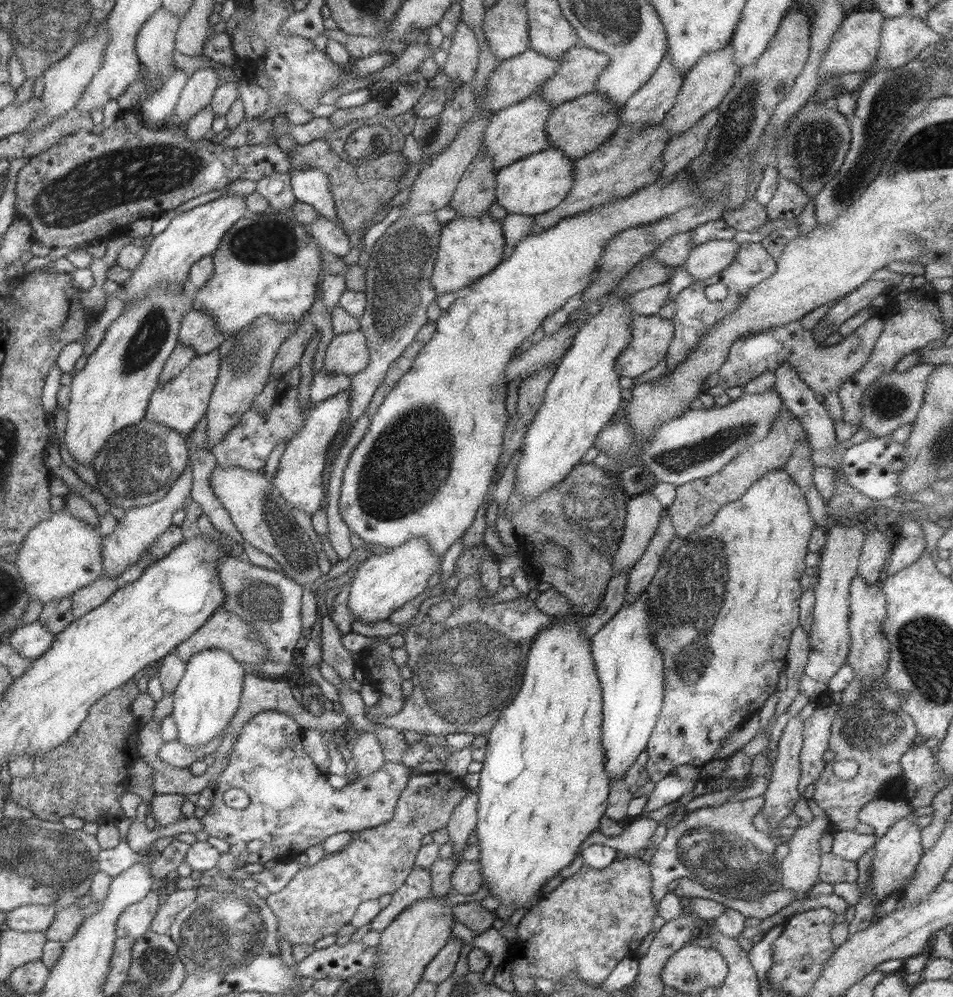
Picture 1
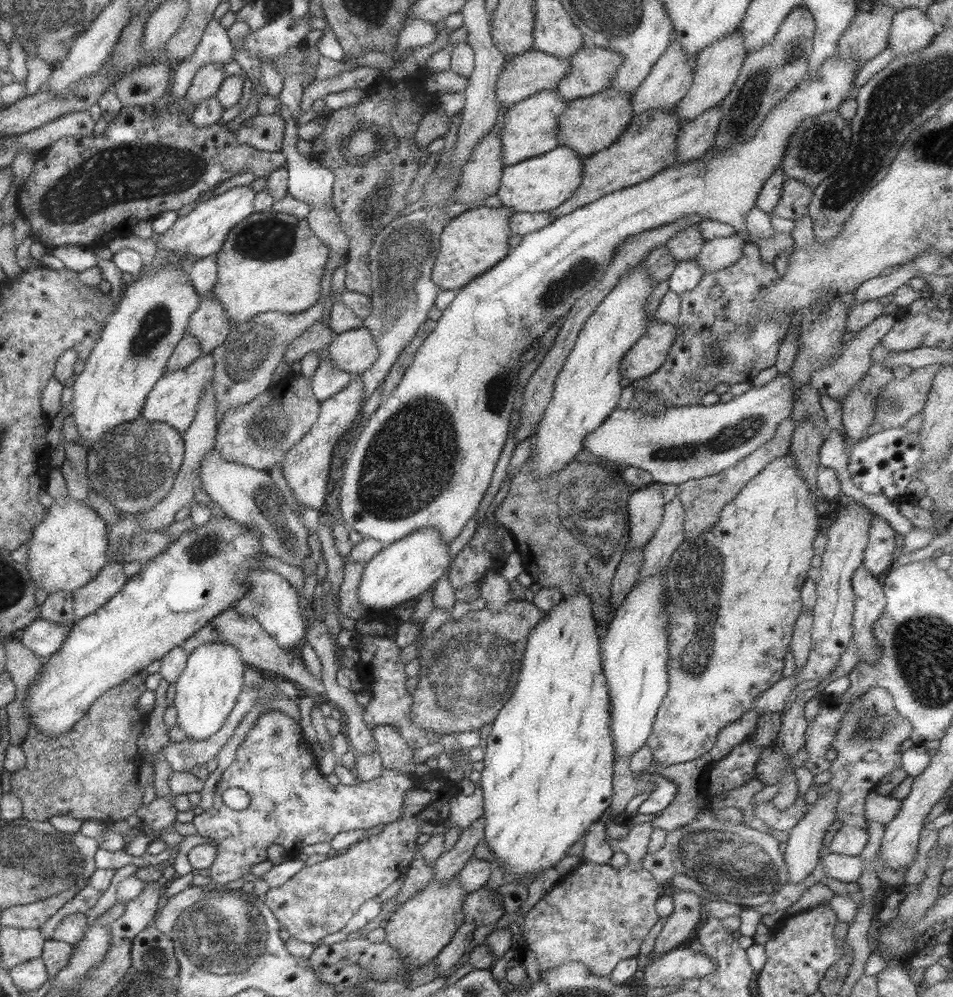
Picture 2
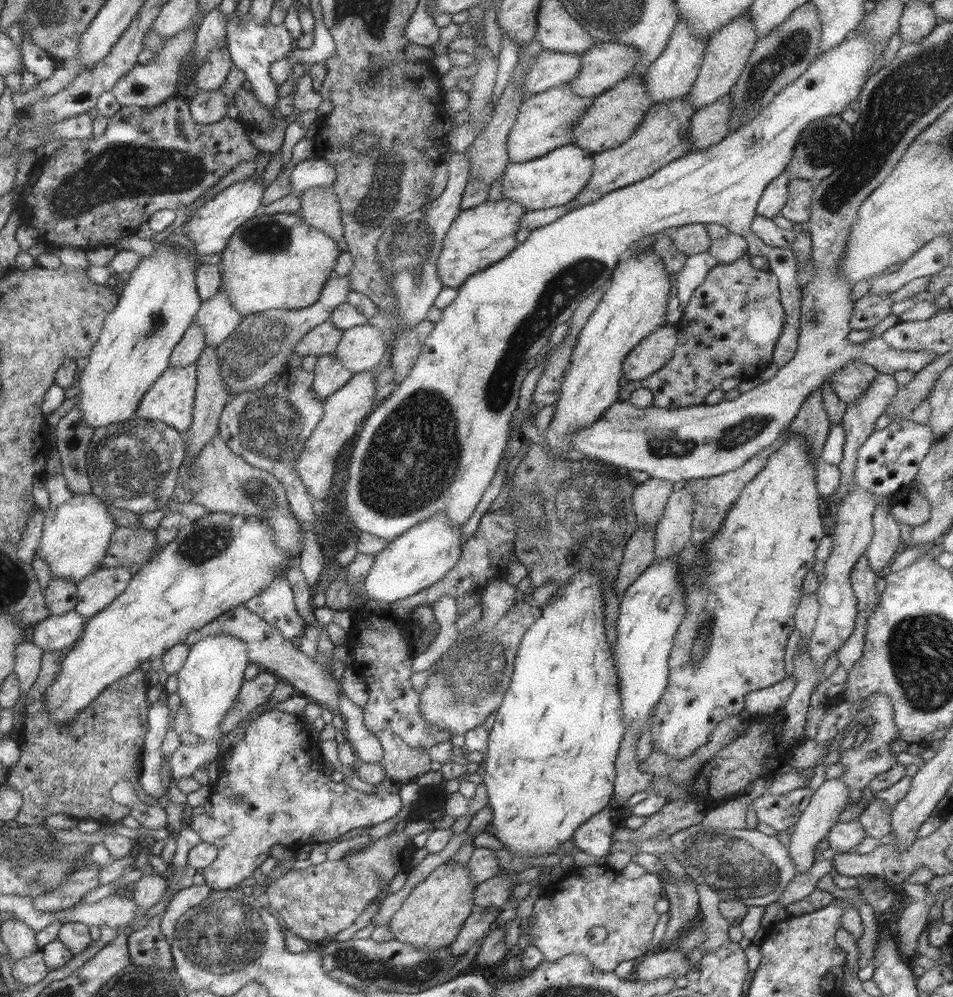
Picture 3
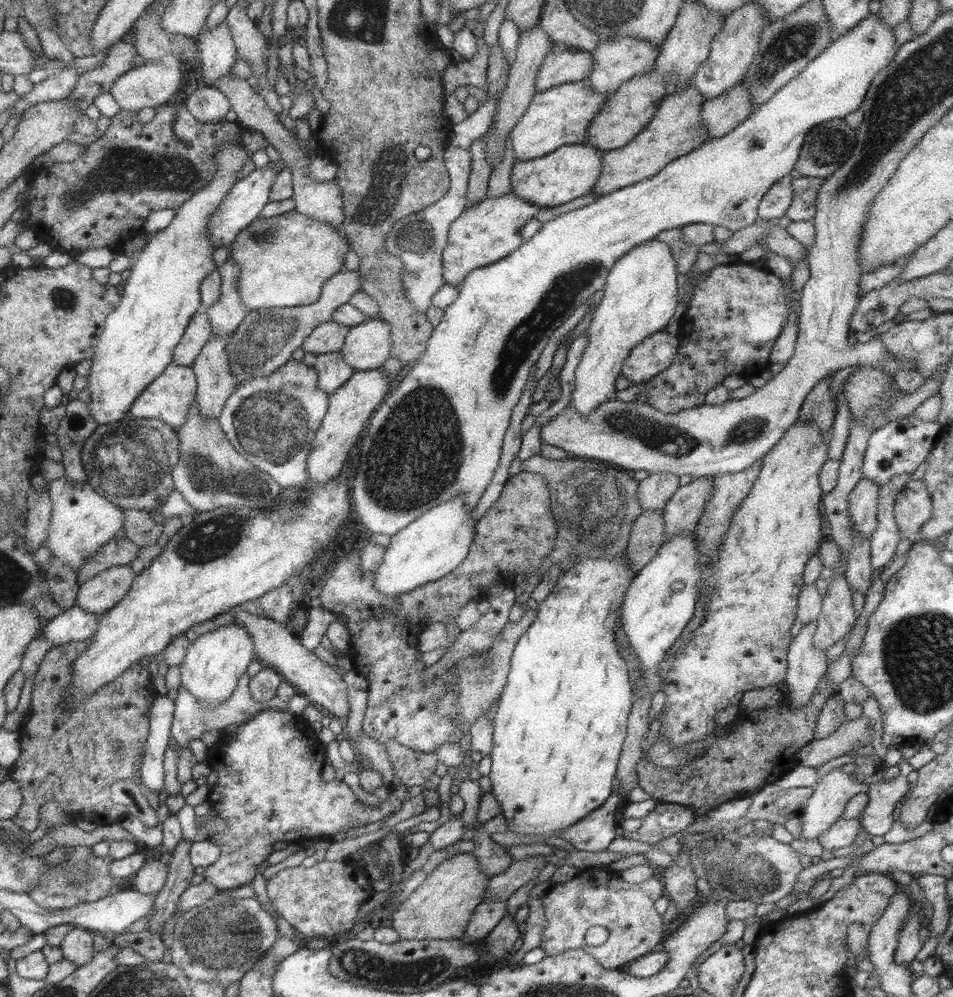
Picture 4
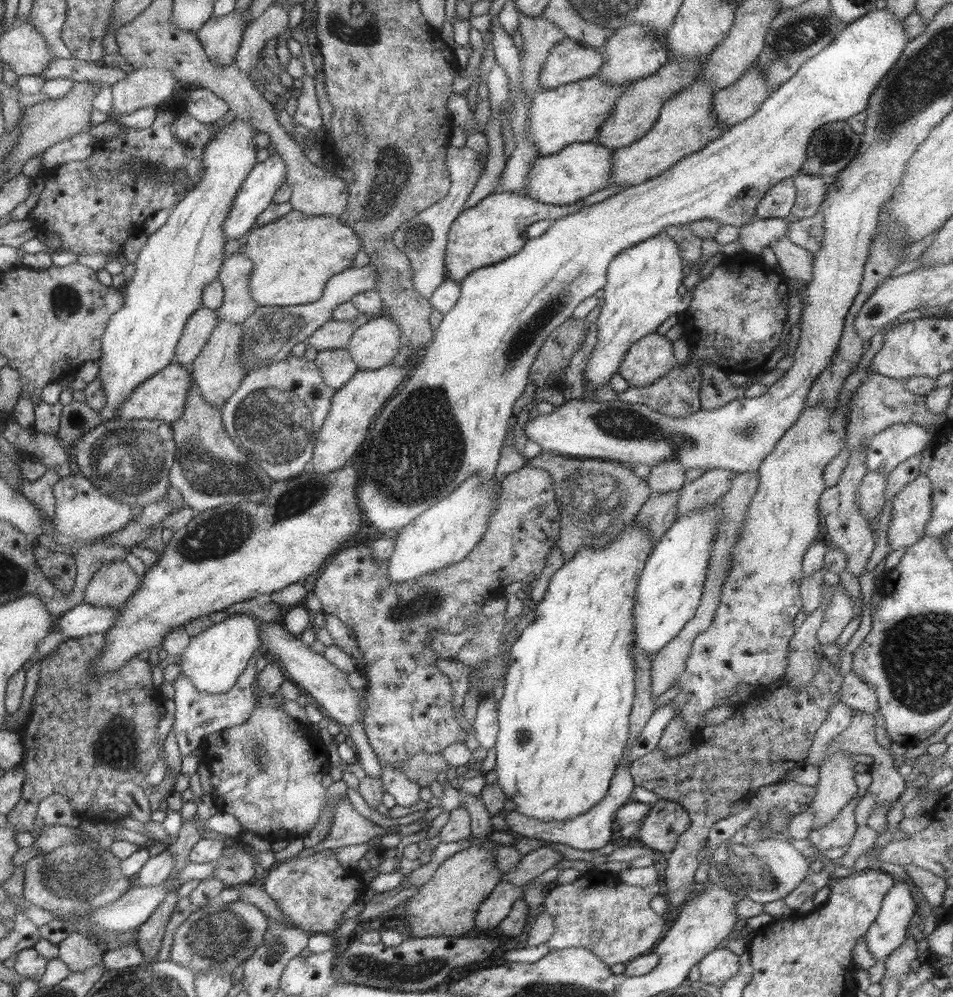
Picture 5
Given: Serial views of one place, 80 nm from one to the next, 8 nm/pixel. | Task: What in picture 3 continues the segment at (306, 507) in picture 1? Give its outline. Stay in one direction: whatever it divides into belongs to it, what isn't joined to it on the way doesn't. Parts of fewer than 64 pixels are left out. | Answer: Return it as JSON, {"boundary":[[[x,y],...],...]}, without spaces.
{"boundary":[[[371,371],[352,373],[349,380],[341,385],[339,390],[323,400],[323,416],[313,429],[310,437],[305,441],[303,450],[294,460],[294,467],[306,486],[308,495],[313,504],[319,505],[327,496],[327,490],[331,488],[333,472],[335,472],[335,460],[339,456],[339,450],[355,438],[357,428],[366,416],[374,410],[373,395],[375,394],[374,374]]]}

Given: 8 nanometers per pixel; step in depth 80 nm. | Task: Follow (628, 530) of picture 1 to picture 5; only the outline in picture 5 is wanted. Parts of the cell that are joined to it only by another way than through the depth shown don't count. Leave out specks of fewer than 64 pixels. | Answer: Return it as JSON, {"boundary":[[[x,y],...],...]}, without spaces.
{"boundary":[[[677,460],[661,461],[650,468],[646,477],[650,495],[677,490],[683,486],[684,466]]]}

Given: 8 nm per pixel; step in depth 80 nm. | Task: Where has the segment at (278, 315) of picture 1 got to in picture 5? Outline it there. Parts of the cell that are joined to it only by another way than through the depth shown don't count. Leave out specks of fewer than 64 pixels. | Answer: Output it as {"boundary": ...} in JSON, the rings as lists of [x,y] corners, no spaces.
{"boundary":[[[291,209],[281,218],[264,224],[263,226],[252,227],[243,237],[246,242],[240,253],[249,258],[253,264],[251,275],[249,275],[249,294],[253,298],[253,304],[261,306],[291,307],[299,304],[313,303],[321,299],[325,284],[335,274],[353,265],[353,257],[360,250],[360,242],[355,231],[346,225],[343,218],[333,215],[306,215],[302,212]]]}

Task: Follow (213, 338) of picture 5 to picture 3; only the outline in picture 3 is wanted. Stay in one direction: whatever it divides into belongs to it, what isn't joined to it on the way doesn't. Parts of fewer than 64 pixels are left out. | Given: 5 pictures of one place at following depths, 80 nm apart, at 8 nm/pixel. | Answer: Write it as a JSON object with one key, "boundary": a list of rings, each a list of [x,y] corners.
{"boundary":[[[205,345],[201,354],[194,362],[196,366],[196,390],[194,393],[194,404],[192,411],[192,421],[185,430],[185,444],[187,448],[187,457],[194,459],[200,446],[203,446],[218,430],[218,420],[221,410],[227,402],[227,388],[220,377],[219,359],[216,355],[216,347]]]}

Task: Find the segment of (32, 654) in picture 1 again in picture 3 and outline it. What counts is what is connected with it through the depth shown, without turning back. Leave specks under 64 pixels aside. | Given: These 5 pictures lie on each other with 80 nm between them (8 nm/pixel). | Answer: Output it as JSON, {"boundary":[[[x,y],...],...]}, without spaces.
{"boundary":[[[74,608],[60,615],[49,615],[31,626],[27,641],[39,645],[43,652],[58,651],[77,642],[84,624],[86,619]]]}

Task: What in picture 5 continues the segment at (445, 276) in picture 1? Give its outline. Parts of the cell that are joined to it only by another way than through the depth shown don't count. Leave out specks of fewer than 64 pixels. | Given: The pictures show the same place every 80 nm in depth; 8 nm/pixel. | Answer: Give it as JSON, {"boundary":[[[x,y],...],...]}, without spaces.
{"boundary":[[[507,191],[489,193],[473,207],[461,210],[451,223],[446,240],[445,272],[453,282],[460,283],[473,270],[499,263],[519,252],[528,239],[527,227],[533,222],[557,220],[579,212],[584,207],[580,202],[563,206],[545,204],[523,193]]]}

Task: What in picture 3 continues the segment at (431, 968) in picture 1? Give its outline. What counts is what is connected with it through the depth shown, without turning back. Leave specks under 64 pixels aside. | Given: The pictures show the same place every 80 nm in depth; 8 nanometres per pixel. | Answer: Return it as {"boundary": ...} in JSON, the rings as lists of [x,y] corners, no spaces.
{"boundary":[[[474,906],[469,918],[461,925],[455,940],[449,944],[452,955],[462,955],[479,938],[483,938],[488,933],[489,926],[493,924],[497,915],[498,912],[493,907],[484,909]]]}

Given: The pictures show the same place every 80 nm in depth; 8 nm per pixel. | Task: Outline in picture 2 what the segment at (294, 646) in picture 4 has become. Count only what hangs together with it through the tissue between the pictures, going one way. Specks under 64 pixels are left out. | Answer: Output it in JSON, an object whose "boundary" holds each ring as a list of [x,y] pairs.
{"boundary":[[[233,606],[214,616],[205,626],[202,626],[189,638],[186,638],[180,647],[189,654],[199,644],[208,643],[209,641],[233,645],[238,650],[241,660],[245,664],[249,664],[249,666],[255,666],[260,673],[274,674],[277,679],[293,682],[301,690],[314,692],[316,700],[328,702],[322,680],[320,681],[309,672],[299,653],[293,650],[286,652],[269,633],[265,632],[265,629],[261,628],[261,625],[254,618],[235,611]]]}

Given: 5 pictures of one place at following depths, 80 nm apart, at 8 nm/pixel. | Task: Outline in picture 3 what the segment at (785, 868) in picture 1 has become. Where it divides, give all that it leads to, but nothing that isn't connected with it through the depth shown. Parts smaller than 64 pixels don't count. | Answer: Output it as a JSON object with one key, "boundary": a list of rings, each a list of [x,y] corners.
{"boundary":[[[839,778],[825,780],[813,792],[804,812],[801,812],[798,820],[793,824],[794,829],[790,834],[790,842],[787,845],[790,860],[795,867],[796,874],[807,872],[814,861],[818,859],[818,853],[813,852],[813,848],[821,838],[826,838],[829,829],[836,824],[839,814],[845,807],[847,795],[849,795],[849,788]]]}

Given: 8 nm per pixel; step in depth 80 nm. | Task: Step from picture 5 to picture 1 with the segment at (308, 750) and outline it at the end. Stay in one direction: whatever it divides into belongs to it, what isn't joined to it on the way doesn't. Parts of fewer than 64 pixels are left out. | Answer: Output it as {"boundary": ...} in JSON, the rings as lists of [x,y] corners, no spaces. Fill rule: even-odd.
{"boundary":[[[276,710],[258,712],[241,727],[240,734],[235,740],[232,752],[230,752],[227,766],[223,772],[219,774],[219,778],[216,780],[217,784],[214,789],[213,802],[209,809],[206,810],[205,814],[199,818],[201,825],[203,825],[203,832],[206,832],[208,836],[221,838],[221,840],[229,843],[229,849],[226,852],[221,853],[217,859],[216,865],[217,870],[219,871],[217,878],[222,877],[223,879],[231,880],[231,872],[236,869],[235,865],[238,860],[242,860],[244,864],[253,864],[256,862],[259,864],[269,865],[277,860],[290,858],[302,859],[303,851],[306,848],[309,848],[309,846],[313,846],[314,844],[322,843],[323,840],[325,840],[326,837],[331,836],[331,834],[337,834],[337,832],[363,831],[365,828],[377,827],[385,822],[389,823],[389,820],[393,817],[395,803],[397,803],[397,799],[399,799],[399,795],[401,795],[401,791],[405,789],[407,779],[409,779],[409,771],[407,767],[403,766],[401,763],[396,764],[383,762],[383,765],[377,769],[377,771],[373,772],[373,775],[369,775],[365,778],[352,778],[346,786],[341,788],[341,790],[335,790],[335,788],[331,788],[331,786],[327,783],[327,774],[323,774],[323,772],[315,768],[313,762],[309,759],[309,756],[307,756],[301,748],[302,732],[303,728],[301,728],[290,716],[283,714],[282,712],[277,712]],[[231,788],[243,790],[243,792],[247,794],[247,798],[249,798],[249,805],[247,805],[247,808],[244,810],[233,810],[223,804],[223,792],[225,792],[225,790],[230,790]]]}

